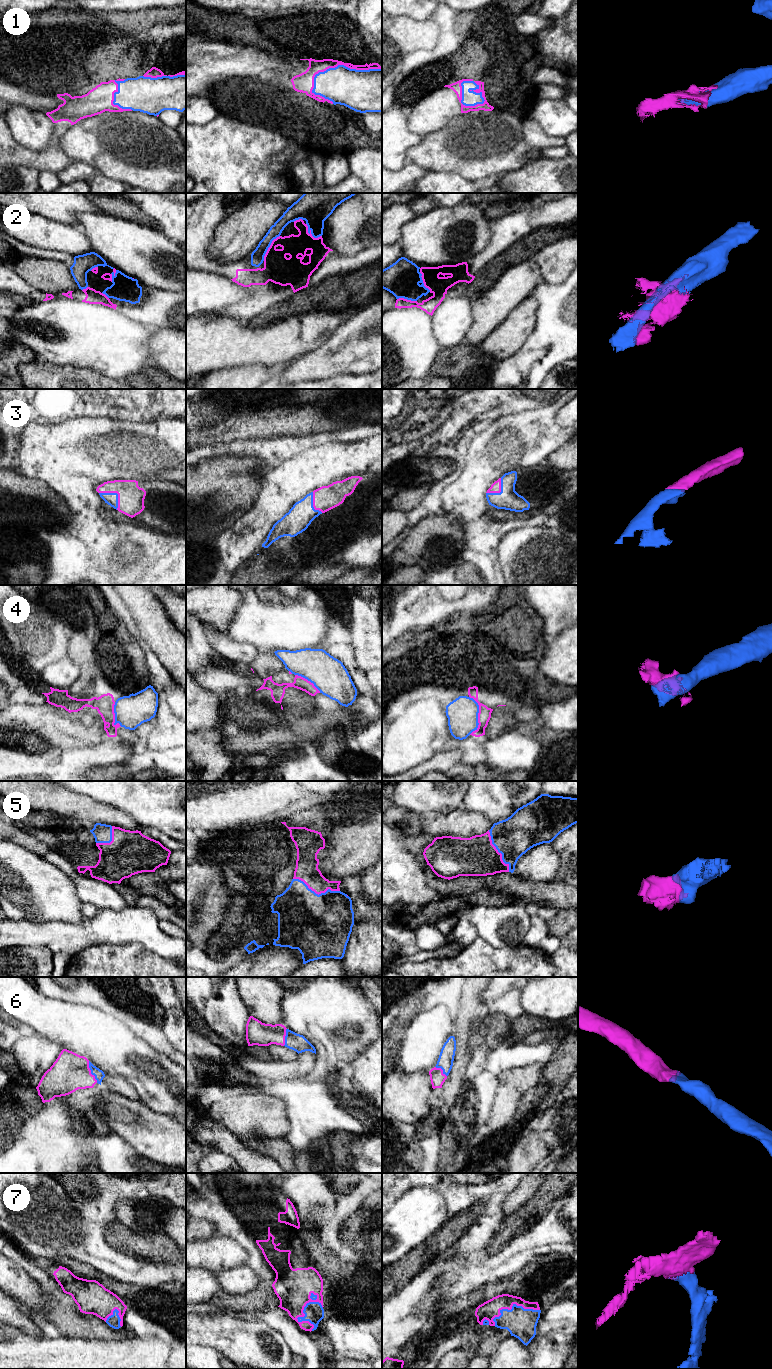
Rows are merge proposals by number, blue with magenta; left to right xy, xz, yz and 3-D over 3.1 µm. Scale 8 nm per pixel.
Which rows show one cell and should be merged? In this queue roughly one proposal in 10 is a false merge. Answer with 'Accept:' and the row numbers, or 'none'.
Accept: 1, 2, 3, 5, 6, 7

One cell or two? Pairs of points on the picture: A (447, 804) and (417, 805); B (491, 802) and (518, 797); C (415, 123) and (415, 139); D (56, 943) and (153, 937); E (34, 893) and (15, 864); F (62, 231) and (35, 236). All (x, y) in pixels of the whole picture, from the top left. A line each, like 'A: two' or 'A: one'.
A: one
B: one
C: two
D: one
E: one
F: one

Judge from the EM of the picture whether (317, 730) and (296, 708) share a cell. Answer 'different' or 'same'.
different

